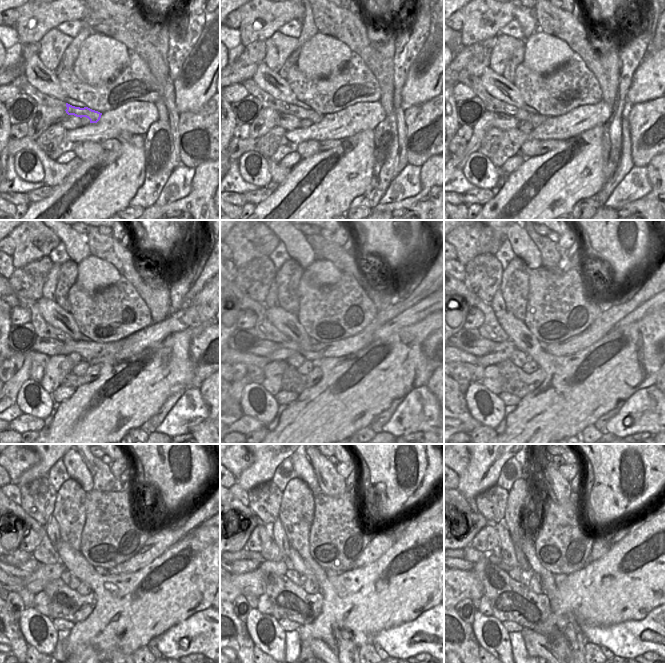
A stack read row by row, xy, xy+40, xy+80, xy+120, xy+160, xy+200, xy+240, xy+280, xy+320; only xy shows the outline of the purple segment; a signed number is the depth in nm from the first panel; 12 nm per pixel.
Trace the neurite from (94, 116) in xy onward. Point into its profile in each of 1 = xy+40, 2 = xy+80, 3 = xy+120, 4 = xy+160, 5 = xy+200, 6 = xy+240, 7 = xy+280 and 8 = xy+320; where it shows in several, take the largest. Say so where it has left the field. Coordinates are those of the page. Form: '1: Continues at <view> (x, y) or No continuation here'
1: Continues at xy+40 (314, 116)
2: Continues at xy+80 (521, 115)
3: Continues at xy+120 (87, 350)
4: Continues at xy+160 (349, 345)
5: Continues at xy+200 (647, 289)
6: Continues at xy+240 (160, 540)
7: Continues at xy+280 (252, 583)
8: Continues at xy+320 (464, 584)

